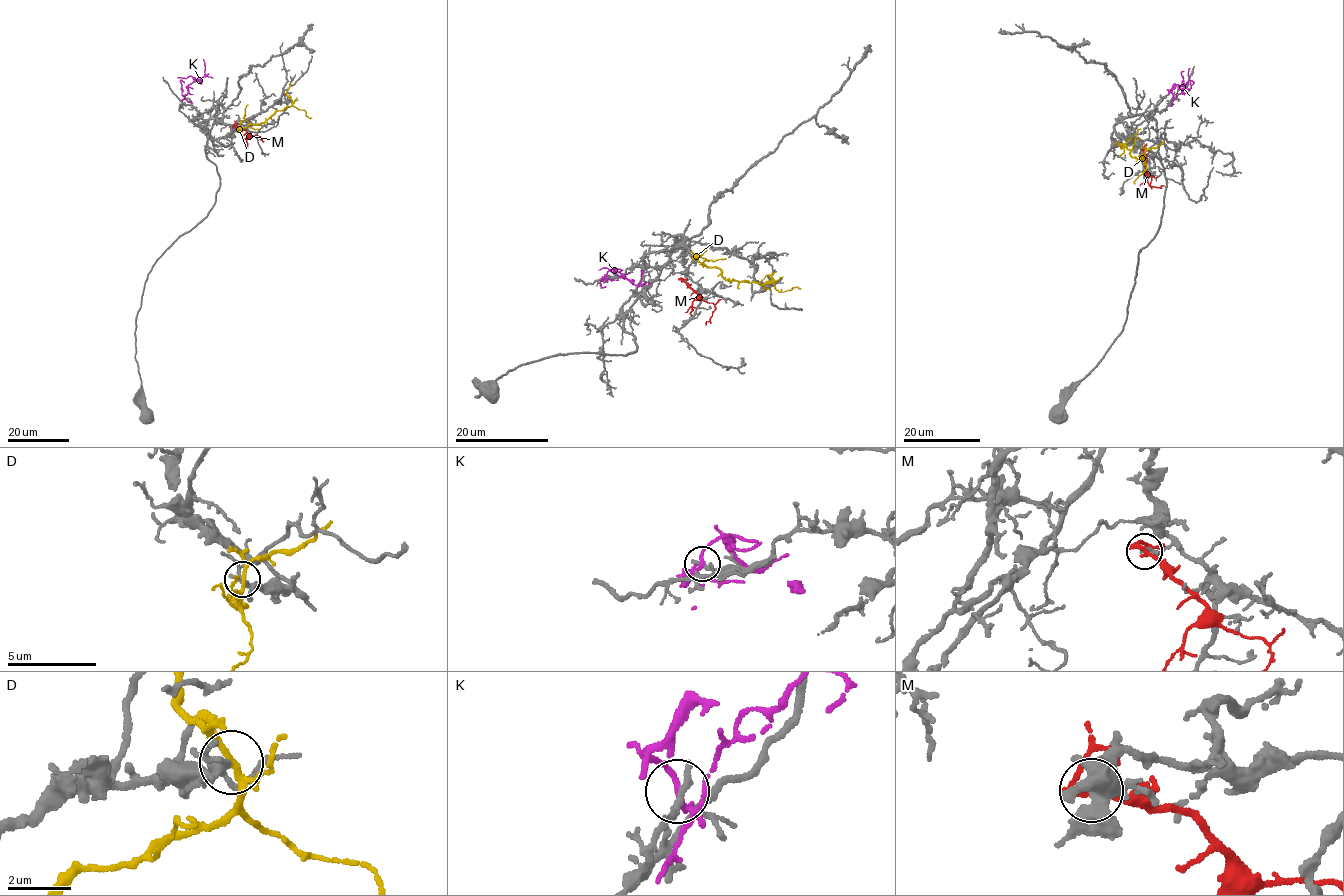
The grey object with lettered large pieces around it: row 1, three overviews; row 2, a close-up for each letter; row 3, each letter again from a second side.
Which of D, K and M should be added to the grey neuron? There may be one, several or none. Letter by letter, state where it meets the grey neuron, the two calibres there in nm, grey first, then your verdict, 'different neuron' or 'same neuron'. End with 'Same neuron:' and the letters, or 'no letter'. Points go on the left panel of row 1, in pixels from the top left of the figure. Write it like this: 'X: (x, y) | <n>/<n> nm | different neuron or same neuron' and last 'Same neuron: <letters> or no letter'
D: (291, 100) | 140/160 nm | different neuron
K: (184, 97) | 280/140 nm | different neuron
M: (235, 127) | 170/240 nm | different neuron
Same neuron: no letter

